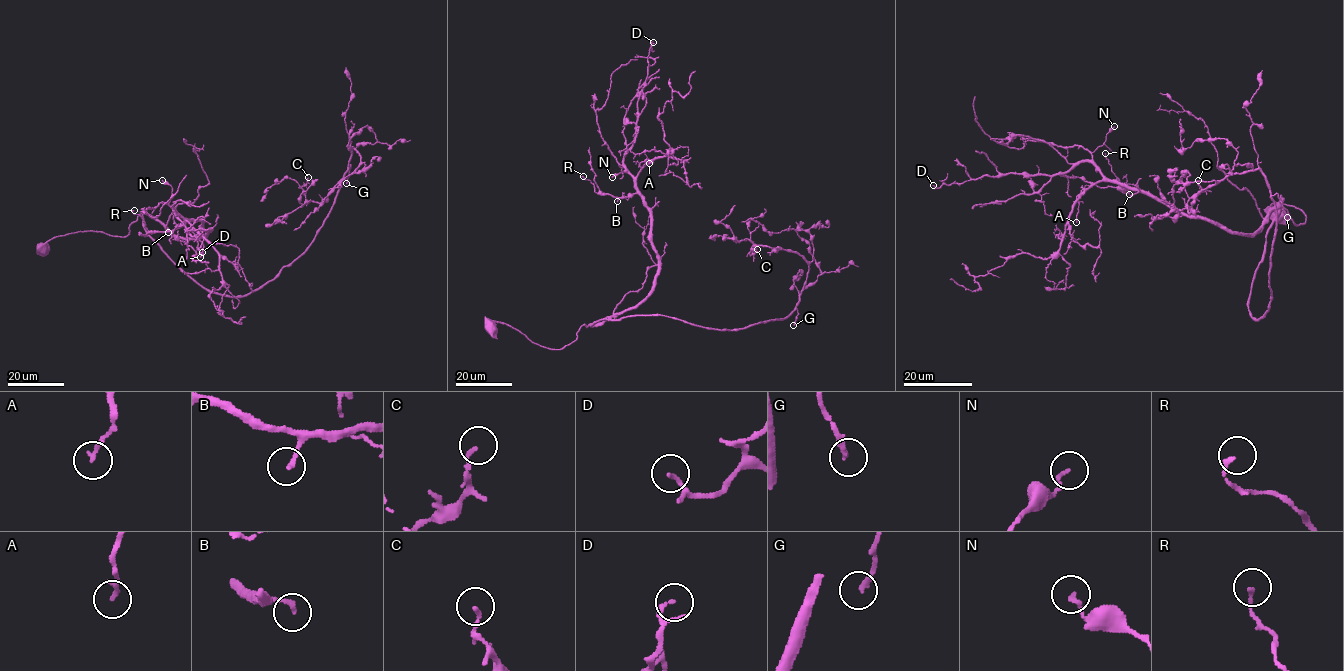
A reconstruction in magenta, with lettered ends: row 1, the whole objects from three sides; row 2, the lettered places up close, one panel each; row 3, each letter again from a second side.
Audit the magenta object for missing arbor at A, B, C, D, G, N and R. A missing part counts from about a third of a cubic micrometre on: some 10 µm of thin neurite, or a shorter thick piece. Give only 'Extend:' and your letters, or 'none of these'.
Extend: G

